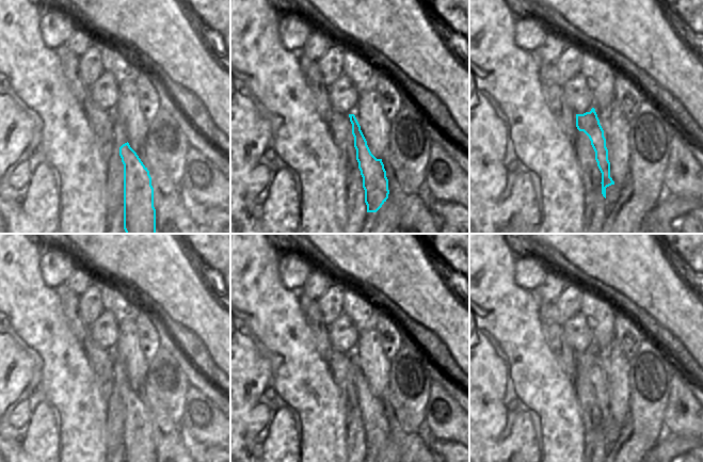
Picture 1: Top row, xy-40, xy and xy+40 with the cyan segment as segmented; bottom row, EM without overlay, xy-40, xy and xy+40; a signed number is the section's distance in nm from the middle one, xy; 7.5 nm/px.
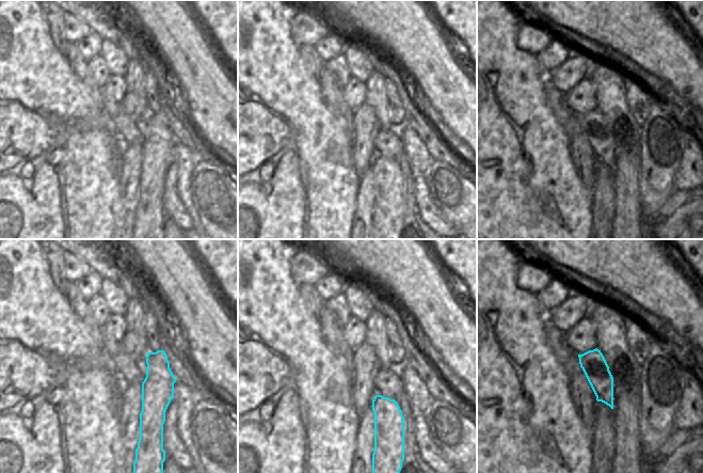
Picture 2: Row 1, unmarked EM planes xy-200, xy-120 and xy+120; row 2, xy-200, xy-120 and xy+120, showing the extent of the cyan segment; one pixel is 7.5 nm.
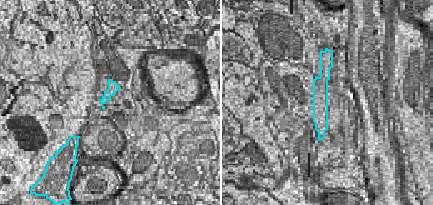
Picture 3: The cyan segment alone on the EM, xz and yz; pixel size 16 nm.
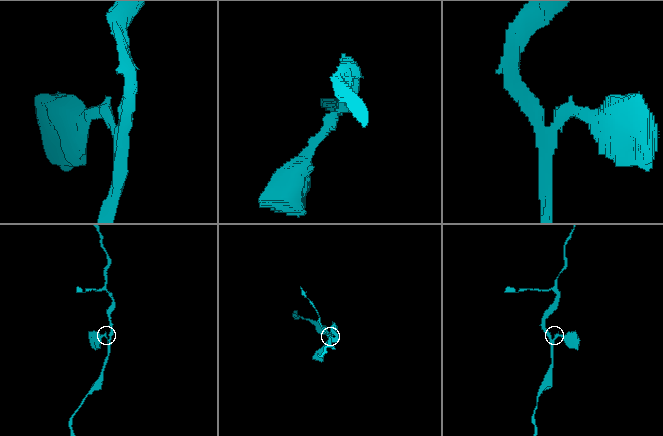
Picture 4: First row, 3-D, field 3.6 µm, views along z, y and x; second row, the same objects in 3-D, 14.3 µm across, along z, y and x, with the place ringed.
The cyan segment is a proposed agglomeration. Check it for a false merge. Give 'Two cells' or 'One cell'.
One cell.

